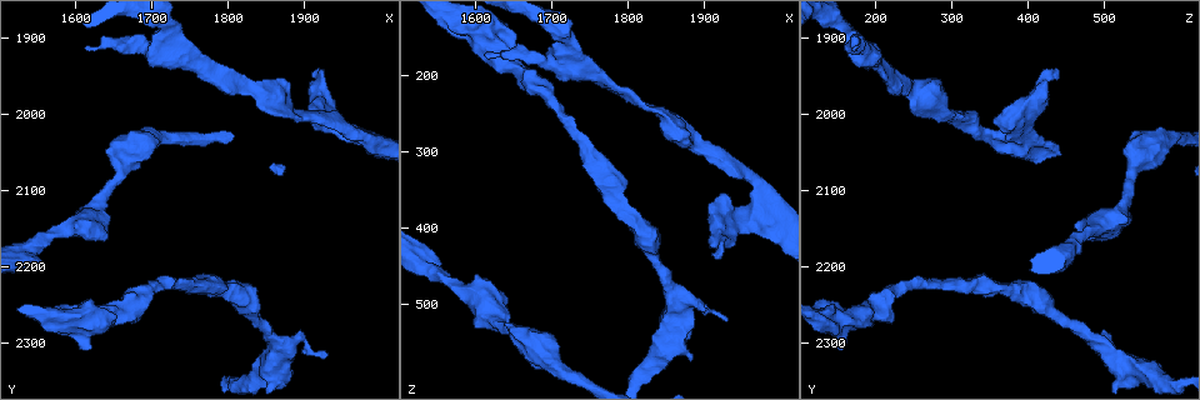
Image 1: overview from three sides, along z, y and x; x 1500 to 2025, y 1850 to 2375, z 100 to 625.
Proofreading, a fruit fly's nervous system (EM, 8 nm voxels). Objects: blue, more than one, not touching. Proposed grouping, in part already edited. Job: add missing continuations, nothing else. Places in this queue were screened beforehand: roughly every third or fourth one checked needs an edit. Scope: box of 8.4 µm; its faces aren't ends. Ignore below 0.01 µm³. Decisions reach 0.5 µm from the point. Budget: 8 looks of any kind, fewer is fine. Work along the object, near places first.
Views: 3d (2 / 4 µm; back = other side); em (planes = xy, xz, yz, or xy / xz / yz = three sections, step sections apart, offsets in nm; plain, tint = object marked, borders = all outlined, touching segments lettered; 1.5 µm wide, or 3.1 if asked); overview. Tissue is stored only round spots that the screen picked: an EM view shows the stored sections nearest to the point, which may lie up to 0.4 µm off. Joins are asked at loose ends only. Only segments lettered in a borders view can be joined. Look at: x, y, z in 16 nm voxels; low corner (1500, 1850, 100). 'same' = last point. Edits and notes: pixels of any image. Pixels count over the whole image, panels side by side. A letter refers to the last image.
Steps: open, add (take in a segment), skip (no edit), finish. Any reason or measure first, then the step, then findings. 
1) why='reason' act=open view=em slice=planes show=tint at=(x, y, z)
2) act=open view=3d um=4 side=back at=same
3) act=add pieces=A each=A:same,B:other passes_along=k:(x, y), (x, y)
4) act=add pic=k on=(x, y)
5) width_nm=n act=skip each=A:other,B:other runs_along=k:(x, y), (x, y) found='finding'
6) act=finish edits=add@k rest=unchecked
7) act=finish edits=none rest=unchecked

why='free end' act=open view=em slice=planes show=borders at=(1610, 1915, 175)

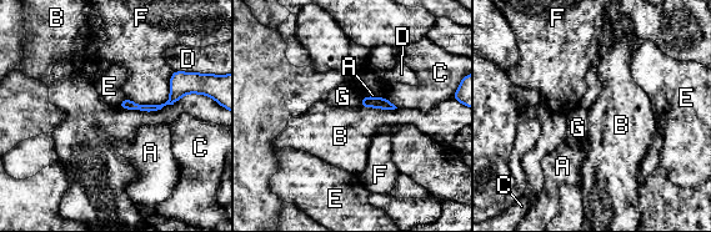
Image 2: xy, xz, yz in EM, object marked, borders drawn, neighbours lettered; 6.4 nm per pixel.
longest_contact=B:550nm act=skip each=A:other,B:other,C:other,D:other,E:other,F:other,G:other runs_along=2:(184, 90), (156, 107), (123, 105) found='none of them fits'

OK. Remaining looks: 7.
why='an open end' act=open view=3d um=2 side=back at=(1920, 1945, 440)

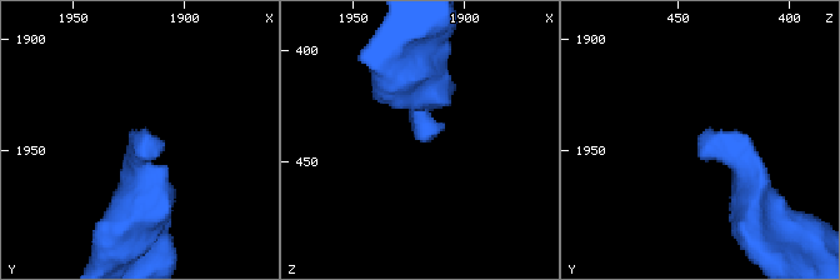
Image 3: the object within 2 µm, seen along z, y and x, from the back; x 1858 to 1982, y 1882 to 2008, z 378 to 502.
why='shape alone is not enough' act=open view=em slice=planes show=borders at=(1923, 1945, 436)

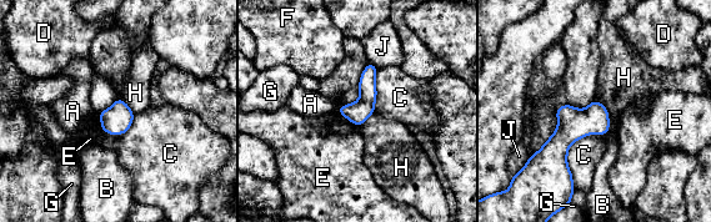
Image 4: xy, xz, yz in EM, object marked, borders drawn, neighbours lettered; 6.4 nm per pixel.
width_nm=140 longest_contact=C:400nm act=skip each=A:other,B:other,C:other,D:other,E:other,F:other,G:other,H:other,J:other found='none of them fits'

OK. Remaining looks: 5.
why='branch stops here' act=open view=em slice=planes show=plain at=(1930, 2310, 520)

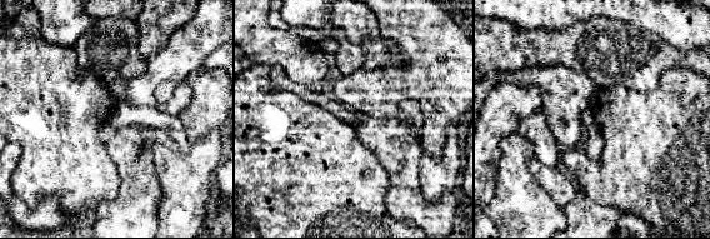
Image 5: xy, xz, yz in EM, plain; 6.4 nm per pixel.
act=open view=em slice=planes show=tint at=same

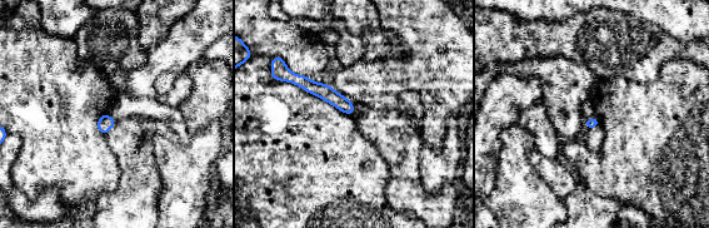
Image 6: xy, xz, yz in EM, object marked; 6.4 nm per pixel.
act=open view=em slice=planes show=borders at=same

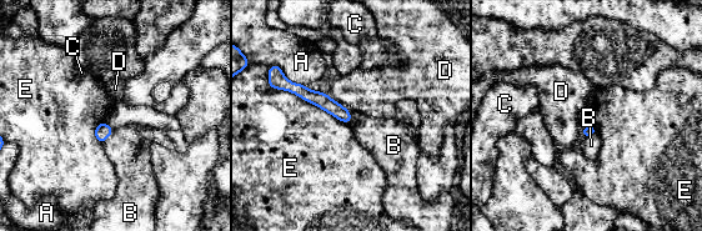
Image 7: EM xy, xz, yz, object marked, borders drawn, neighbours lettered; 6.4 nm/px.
act=skip each=A:other,B:other,C:other,D:other,E:other runs_along=7:(285, 86), (322, 100), (347, 119) found='none of them fits'

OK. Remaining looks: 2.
act=finish edits=none rest=unchecked

